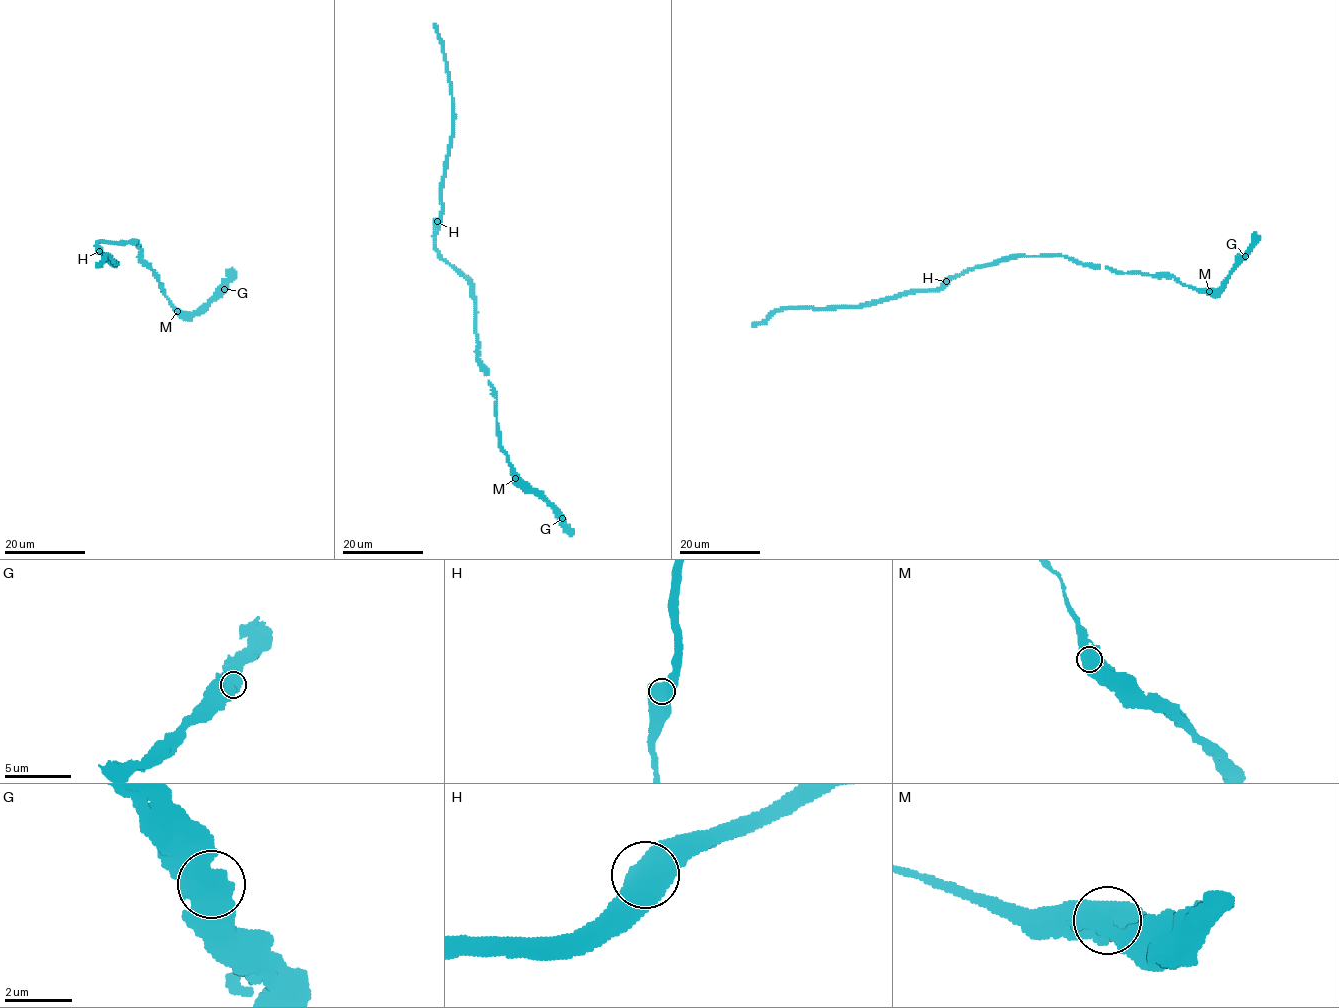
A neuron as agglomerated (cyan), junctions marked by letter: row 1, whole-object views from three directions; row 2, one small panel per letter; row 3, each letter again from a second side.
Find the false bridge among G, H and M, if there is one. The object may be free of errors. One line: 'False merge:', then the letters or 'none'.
False merge: none

